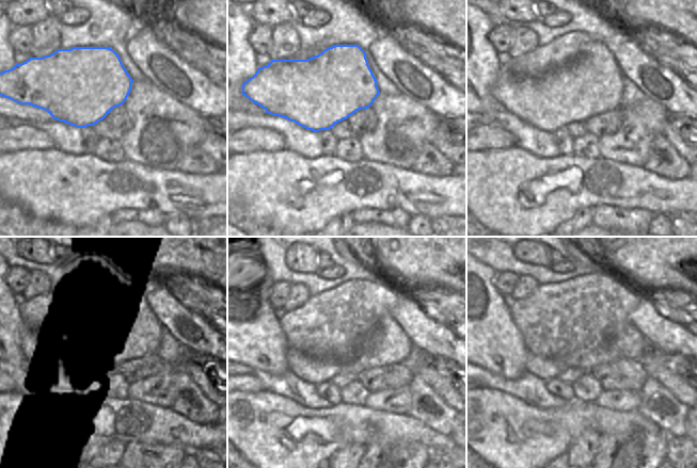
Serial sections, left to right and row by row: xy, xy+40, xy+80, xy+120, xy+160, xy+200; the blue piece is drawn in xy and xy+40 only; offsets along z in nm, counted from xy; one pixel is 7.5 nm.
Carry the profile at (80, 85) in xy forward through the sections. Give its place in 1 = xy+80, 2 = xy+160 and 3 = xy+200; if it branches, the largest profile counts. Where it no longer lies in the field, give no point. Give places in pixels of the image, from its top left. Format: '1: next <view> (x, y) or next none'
1: next xy+80 (592, 84)
2: next xy+160 (304, 367)
3: next xy+200 (542, 368)

